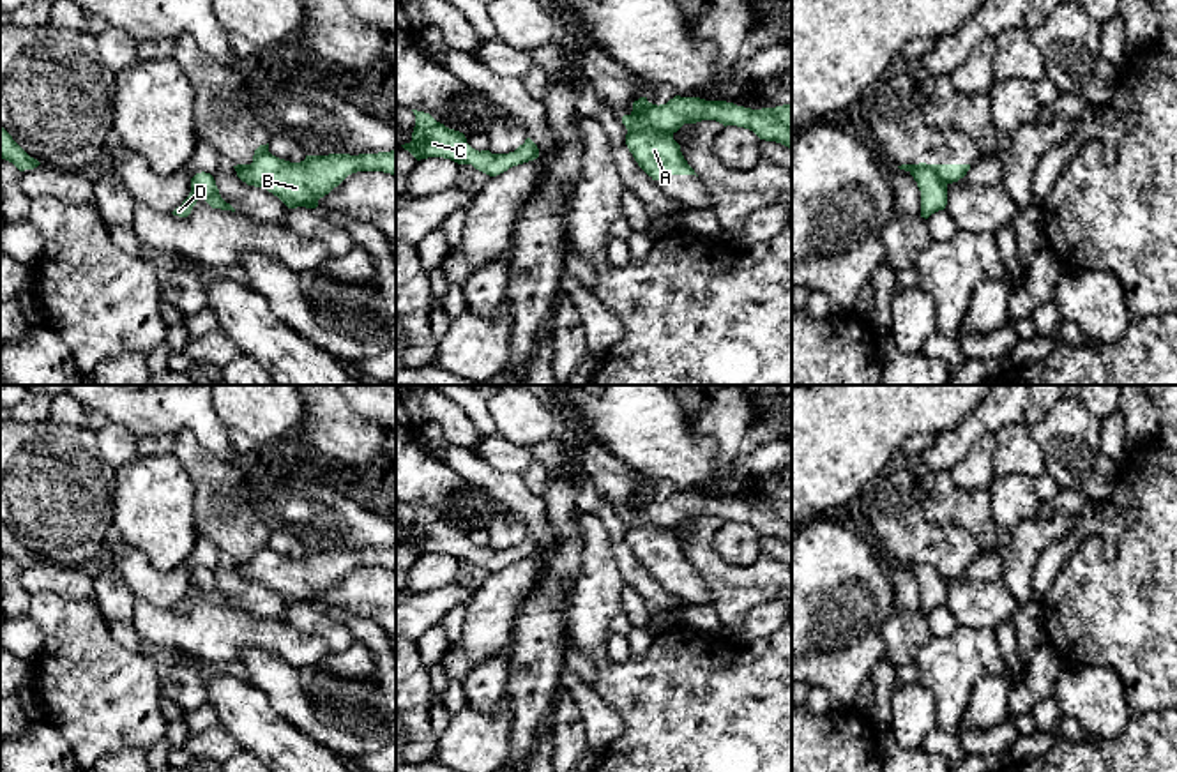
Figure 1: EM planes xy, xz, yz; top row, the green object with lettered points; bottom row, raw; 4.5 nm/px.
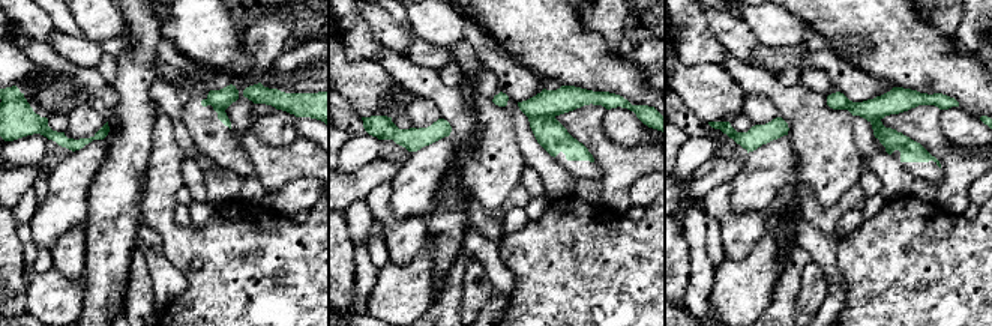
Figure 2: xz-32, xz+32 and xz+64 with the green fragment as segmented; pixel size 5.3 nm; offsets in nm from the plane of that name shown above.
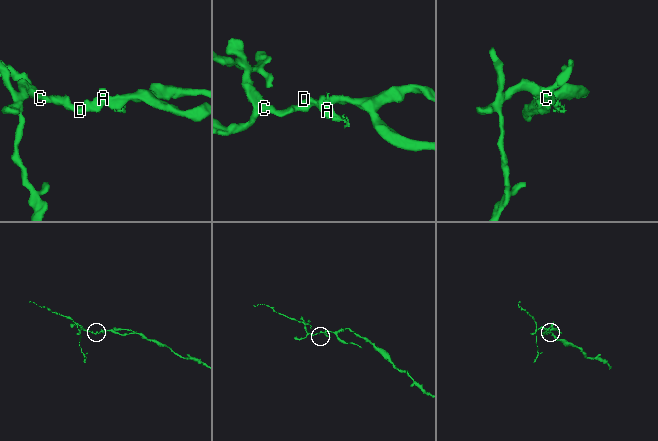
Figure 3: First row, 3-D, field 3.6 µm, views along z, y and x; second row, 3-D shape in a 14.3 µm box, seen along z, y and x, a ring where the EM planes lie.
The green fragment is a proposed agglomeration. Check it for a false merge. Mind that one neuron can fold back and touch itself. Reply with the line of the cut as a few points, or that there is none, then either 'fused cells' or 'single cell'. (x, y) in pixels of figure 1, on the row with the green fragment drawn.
xz (628, 128), (658, 128), (672, 135) | fused cells

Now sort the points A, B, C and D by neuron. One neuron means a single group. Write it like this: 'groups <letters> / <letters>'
groups A / B C D

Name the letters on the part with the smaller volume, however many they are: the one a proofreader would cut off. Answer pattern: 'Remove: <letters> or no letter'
Remove: A

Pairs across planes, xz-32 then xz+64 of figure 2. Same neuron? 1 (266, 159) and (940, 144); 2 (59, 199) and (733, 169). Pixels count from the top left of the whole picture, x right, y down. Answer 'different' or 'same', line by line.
1: same
2: different

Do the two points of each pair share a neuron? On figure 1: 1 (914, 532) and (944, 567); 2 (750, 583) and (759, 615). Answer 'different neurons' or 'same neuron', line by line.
1: same neuron
2: different neurons

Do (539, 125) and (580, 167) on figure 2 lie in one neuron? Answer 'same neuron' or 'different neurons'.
same neuron

